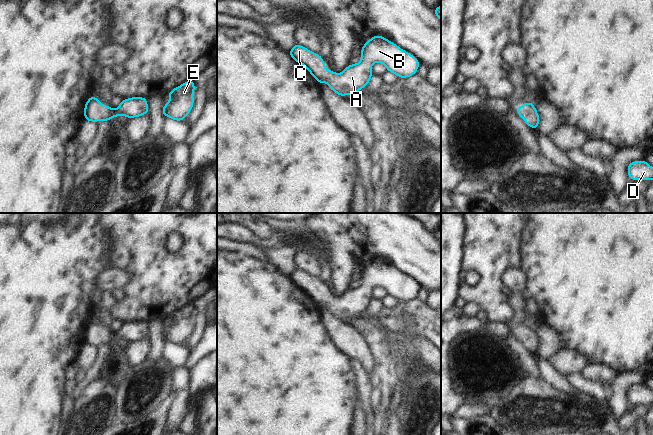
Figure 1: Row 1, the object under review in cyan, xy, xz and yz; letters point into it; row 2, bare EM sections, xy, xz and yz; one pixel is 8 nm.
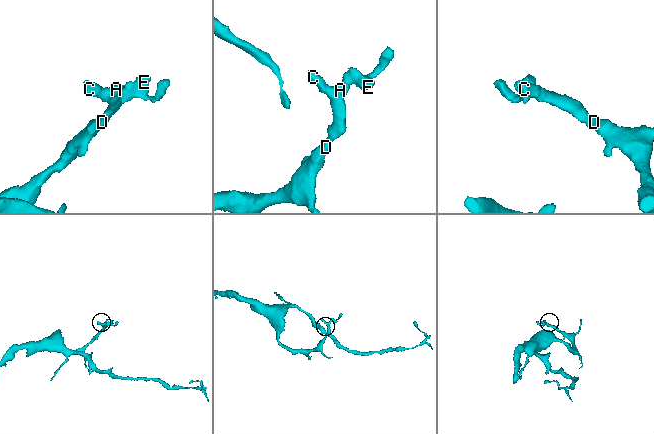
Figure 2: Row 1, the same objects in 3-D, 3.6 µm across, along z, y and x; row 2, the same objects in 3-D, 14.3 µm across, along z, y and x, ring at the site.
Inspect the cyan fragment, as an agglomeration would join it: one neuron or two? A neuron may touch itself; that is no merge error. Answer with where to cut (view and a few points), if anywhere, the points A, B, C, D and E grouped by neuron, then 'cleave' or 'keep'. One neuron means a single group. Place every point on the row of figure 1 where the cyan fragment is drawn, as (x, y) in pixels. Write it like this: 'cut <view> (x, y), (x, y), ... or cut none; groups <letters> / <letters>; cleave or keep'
cut none; groups A B C D E; keep

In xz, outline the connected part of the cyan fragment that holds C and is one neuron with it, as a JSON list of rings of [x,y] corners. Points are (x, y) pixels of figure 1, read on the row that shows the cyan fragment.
[[[381,35],[367,40],[361,48],[361,61],[348,65],[340,74],[325,69],[323,58],[307,48],[295,43],[289,51],[292,59],[302,64],[319,84],[326,82],[339,96],[356,94],[367,87],[373,72],[373,63],[383,63],[387,72],[399,78],[408,78],[417,73],[420,62],[409,52],[404,51]]]

